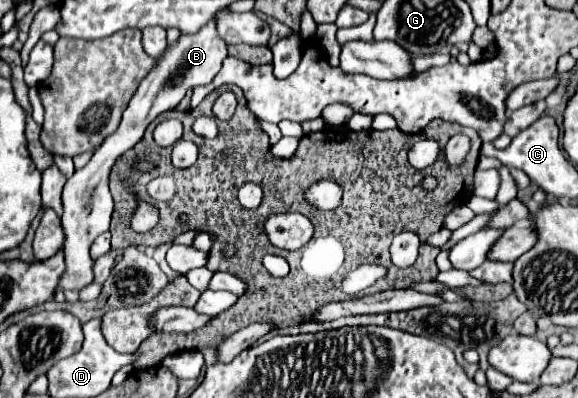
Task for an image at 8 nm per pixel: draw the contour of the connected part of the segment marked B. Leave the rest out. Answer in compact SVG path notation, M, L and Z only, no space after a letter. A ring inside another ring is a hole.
M215 18L203 26L201 32L181 36L175 46L167 46L165 58L157 60L157 66L151 70L151 74L145 76L145 80L139 84L135 96L131 98L127 110L123 112L123 120L119 128L105 138L105 142L95 150L87 166L81 170L75 170L75 174L67 180L63 188L63 232L65 232L65 272L59 278L61 290L81 290L93 282L93 258L89 254L89 248L93 240L109 230L109 220L113 212L113 198L109 192L109 172L115 160L131 150L141 138L145 128L165 110L177 108L181 98L189 88L195 88L199 84L211 82L211 78L217 74L217 68L221 68L221 62L227 58L227 44L221 42L221 38L215 32Z

